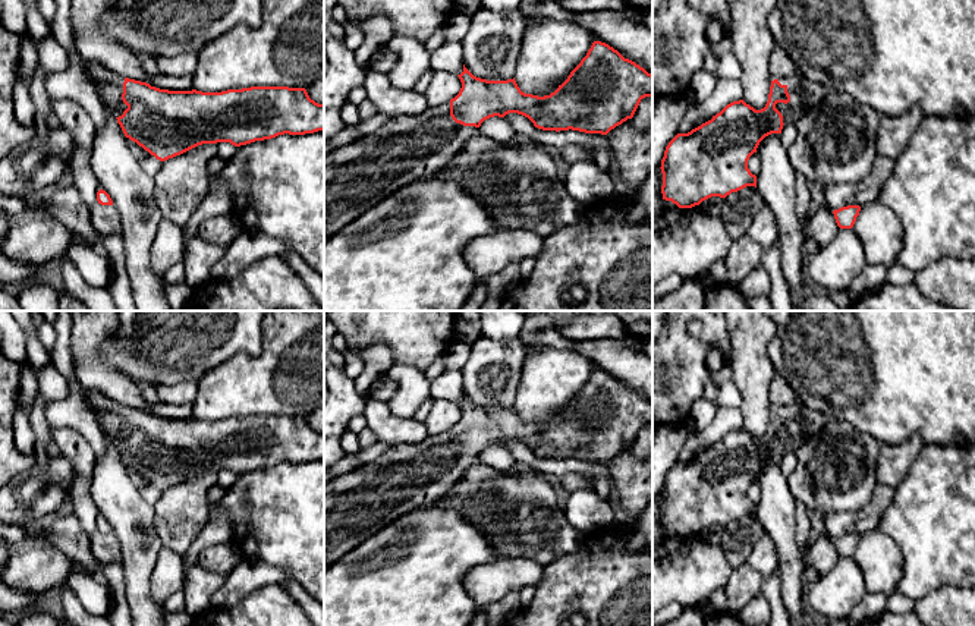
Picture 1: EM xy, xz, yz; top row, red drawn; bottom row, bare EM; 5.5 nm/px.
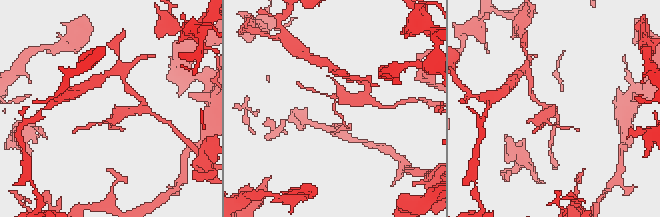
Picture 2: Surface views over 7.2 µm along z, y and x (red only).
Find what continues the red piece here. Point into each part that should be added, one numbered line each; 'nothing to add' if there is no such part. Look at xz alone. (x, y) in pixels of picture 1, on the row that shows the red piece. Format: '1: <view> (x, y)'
1: xz (357, 176)

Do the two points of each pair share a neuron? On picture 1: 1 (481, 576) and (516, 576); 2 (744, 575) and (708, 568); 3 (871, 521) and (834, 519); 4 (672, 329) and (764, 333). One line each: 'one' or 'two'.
1: one
2: two
3: one
4: two

